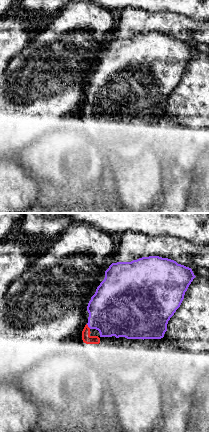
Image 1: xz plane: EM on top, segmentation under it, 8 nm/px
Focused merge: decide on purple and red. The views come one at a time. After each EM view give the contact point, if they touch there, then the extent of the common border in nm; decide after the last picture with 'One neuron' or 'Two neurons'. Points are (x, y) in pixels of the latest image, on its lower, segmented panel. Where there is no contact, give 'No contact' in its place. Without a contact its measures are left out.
Touches purple at (88, 326). Shared border 50 nm

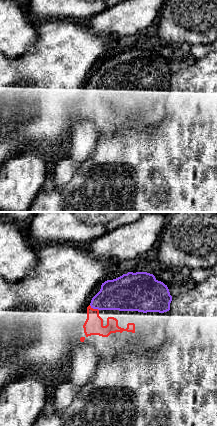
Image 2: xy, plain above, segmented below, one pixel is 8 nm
Touches purple at (94, 308). Shared border 90 nm

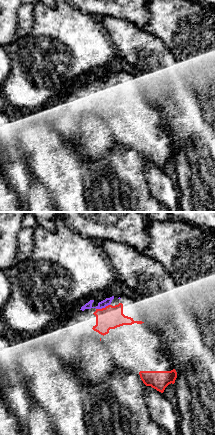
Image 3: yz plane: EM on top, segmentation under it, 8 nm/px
Touches purple at (102, 307). Shared border 120 nm

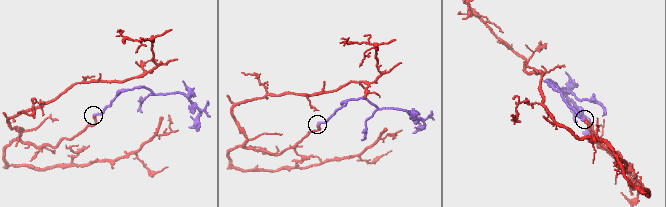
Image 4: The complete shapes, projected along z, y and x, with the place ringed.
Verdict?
One neuron

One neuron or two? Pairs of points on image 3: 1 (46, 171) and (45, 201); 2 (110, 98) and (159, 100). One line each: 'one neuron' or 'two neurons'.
1: two neurons
2: two neurons

